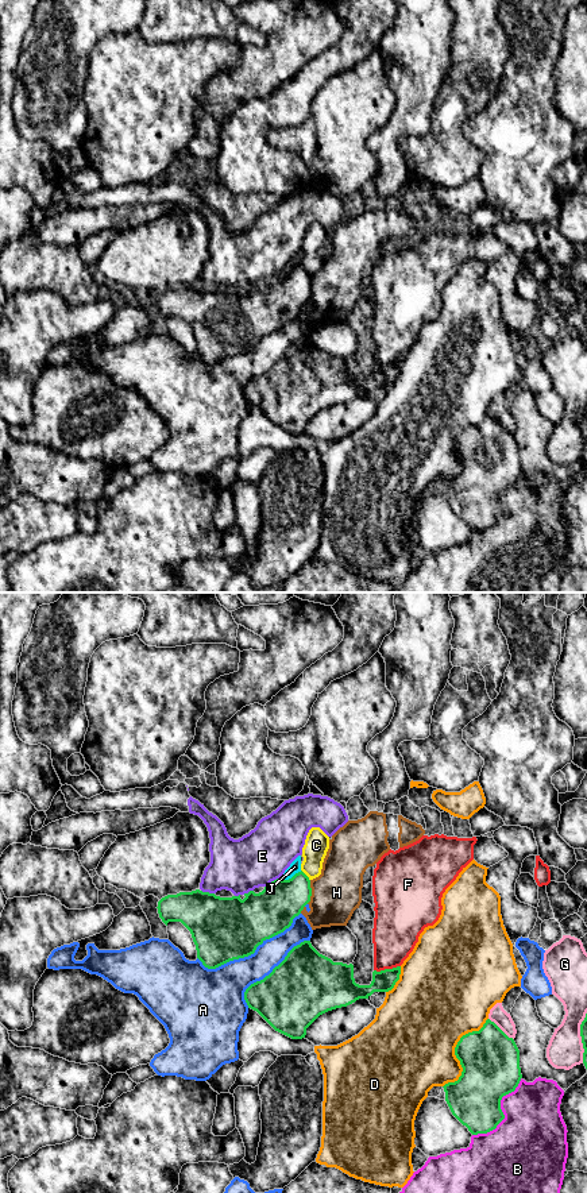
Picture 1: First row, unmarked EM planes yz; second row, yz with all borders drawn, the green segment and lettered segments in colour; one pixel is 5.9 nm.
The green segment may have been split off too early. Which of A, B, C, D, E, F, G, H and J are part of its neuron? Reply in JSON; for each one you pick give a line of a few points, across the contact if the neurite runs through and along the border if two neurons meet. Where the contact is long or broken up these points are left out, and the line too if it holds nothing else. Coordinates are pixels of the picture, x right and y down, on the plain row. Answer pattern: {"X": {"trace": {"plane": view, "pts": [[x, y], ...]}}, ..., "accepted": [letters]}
{"accepted": []}

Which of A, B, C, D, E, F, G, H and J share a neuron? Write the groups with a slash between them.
A / B / C / D / E / F / G J / H

